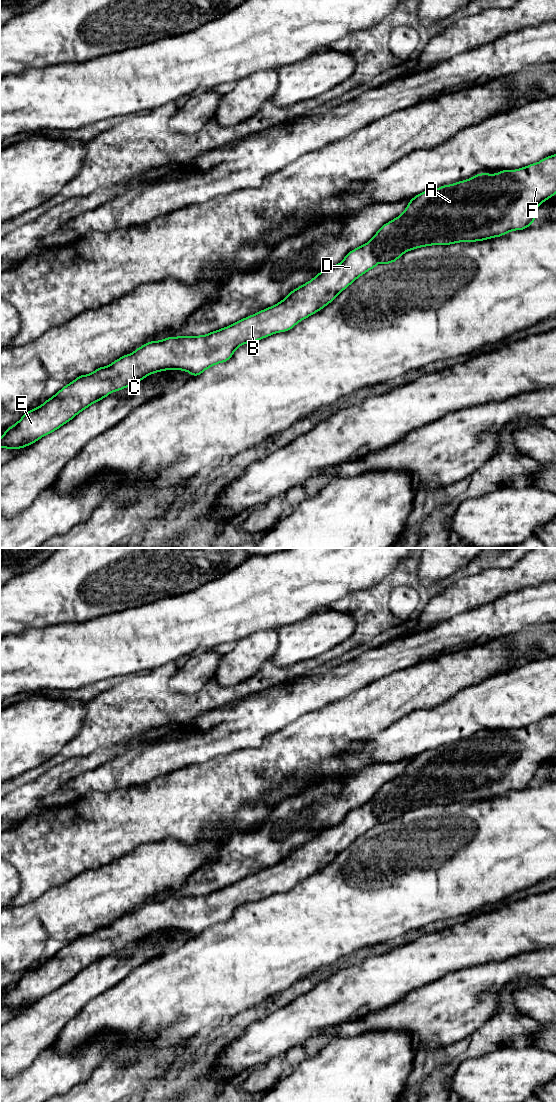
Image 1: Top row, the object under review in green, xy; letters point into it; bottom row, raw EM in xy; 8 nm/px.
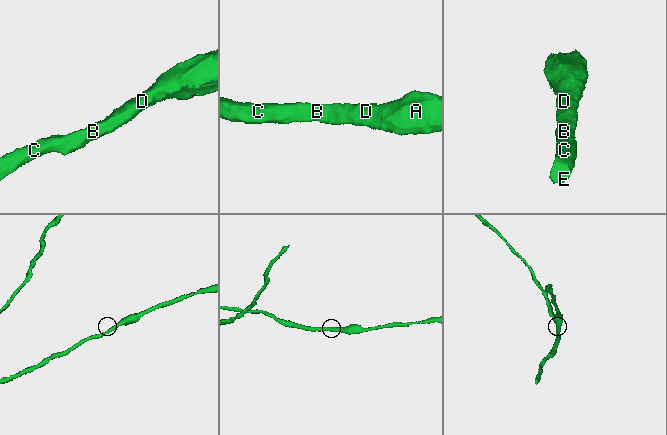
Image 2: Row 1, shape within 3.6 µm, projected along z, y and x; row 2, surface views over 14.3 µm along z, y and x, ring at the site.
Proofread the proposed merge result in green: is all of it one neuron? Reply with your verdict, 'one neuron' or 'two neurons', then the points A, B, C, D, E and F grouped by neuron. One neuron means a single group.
one neuron; groups A B C D E F

